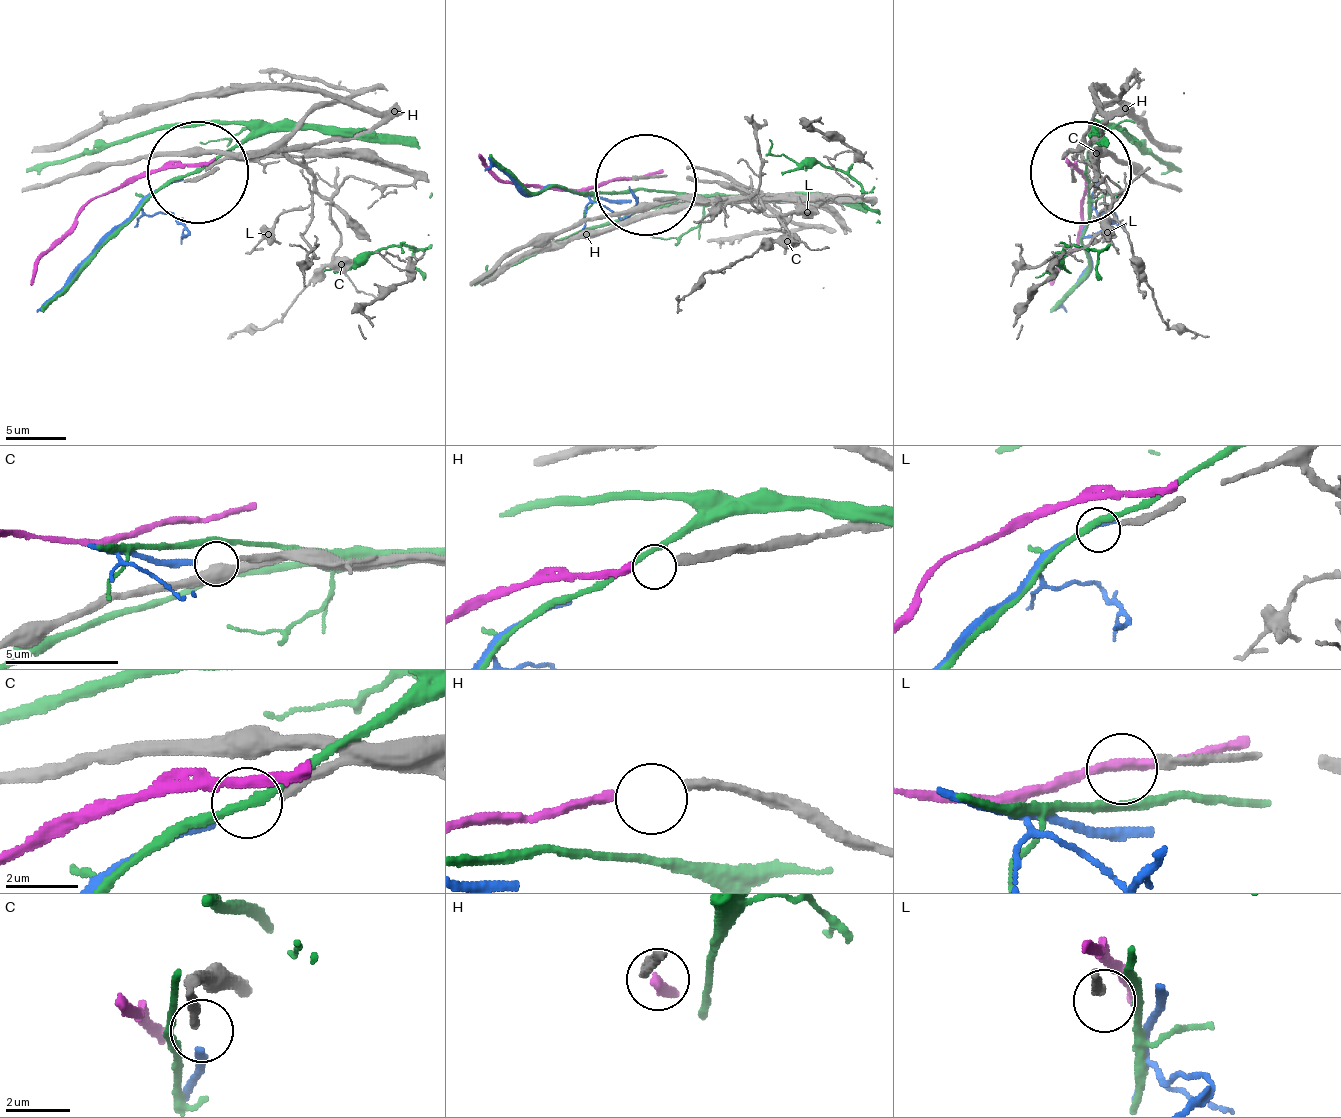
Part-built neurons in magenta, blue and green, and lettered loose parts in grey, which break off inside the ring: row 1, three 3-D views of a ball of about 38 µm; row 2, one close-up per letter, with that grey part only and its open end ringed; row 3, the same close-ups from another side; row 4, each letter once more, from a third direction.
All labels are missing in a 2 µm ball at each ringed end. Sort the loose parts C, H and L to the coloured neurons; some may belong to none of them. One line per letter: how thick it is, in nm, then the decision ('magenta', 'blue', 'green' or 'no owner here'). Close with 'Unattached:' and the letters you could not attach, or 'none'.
C: calibre 280 nm; blue
H: calibre 340 nm; magenta
L: calibre 240 nm; no owner here
Unattached: L

